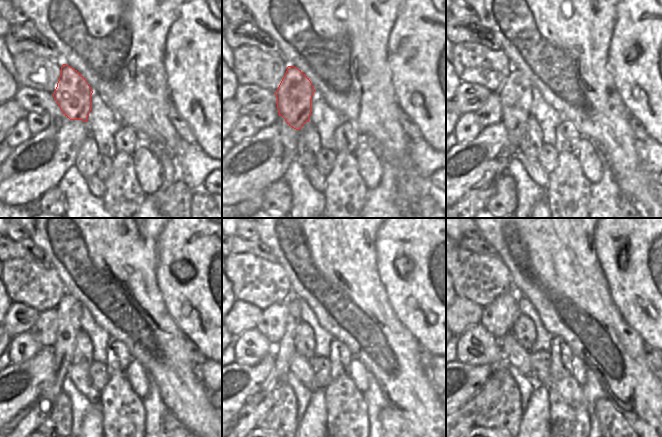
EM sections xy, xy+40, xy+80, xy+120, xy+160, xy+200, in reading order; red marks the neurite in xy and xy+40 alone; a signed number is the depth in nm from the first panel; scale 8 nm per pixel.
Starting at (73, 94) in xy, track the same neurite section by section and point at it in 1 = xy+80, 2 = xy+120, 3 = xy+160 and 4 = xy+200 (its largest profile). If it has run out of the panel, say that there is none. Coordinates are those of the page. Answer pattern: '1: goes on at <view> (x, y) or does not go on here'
1: goes on at xy+80 (515, 94)
2: goes on at xy+120 (68, 310)
3: goes on at xy+160 (245, 420)
4: goes on at xy+200 (466, 415)

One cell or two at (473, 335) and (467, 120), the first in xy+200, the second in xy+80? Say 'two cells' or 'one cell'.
one cell

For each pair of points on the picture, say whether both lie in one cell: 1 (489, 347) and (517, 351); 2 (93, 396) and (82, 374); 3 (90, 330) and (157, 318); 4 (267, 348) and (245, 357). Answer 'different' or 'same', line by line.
1: different
2: same
3: different
4: same

